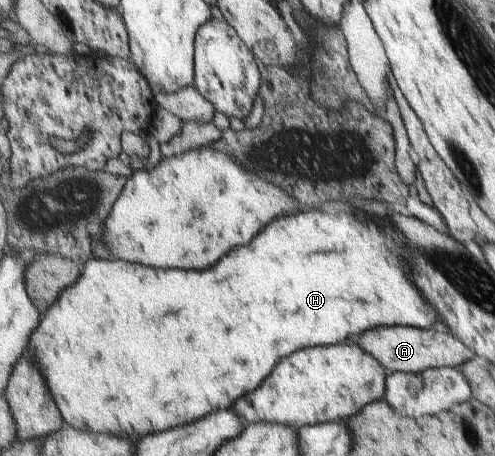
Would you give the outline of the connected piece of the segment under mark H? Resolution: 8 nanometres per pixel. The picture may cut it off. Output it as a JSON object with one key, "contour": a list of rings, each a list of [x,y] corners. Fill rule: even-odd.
{"contour":[[[308,212],[298,216],[280,218],[268,226],[256,240],[252,240],[250,246],[236,248],[232,256],[226,256],[216,268],[208,272],[188,272],[188,270],[156,270],[146,268],[138,264],[120,262],[119,259],[100,258],[90,260],[81,272],[80,281],[76,282],[64,297],[42,314],[43,320],[39,328],[36,328],[31,337],[31,345],[27,354],[32,354],[32,360],[44,374],[52,396],[62,412],[66,416],[66,422],[76,430],[90,430],[90,432],[106,432],[122,438],[134,438],[144,434],[156,434],[164,430],[174,430],[178,426],[192,424],[200,418],[206,418],[218,410],[228,410],[240,396],[257,390],[258,386],[272,374],[272,370],[278,366],[278,362],[296,350],[310,348],[310,346],[324,346],[324,344],[344,344],[344,340],[350,340],[352,336],[358,336],[366,330],[378,328],[378,326],[394,327],[398,324],[408,327],[432,329],[435,322],[439,322],[440,316],[434,310],[434,306],[426,304],[426,300],[420,296],[420,292],[414,288],[414,284],[406,276],[406,260],[408,250],[404,236],[396,232],[390,224],[388,228],[378,228],[374,222],[362,222],[350,212],[342,212],[340,216],[328,216],[326,212]]]}

